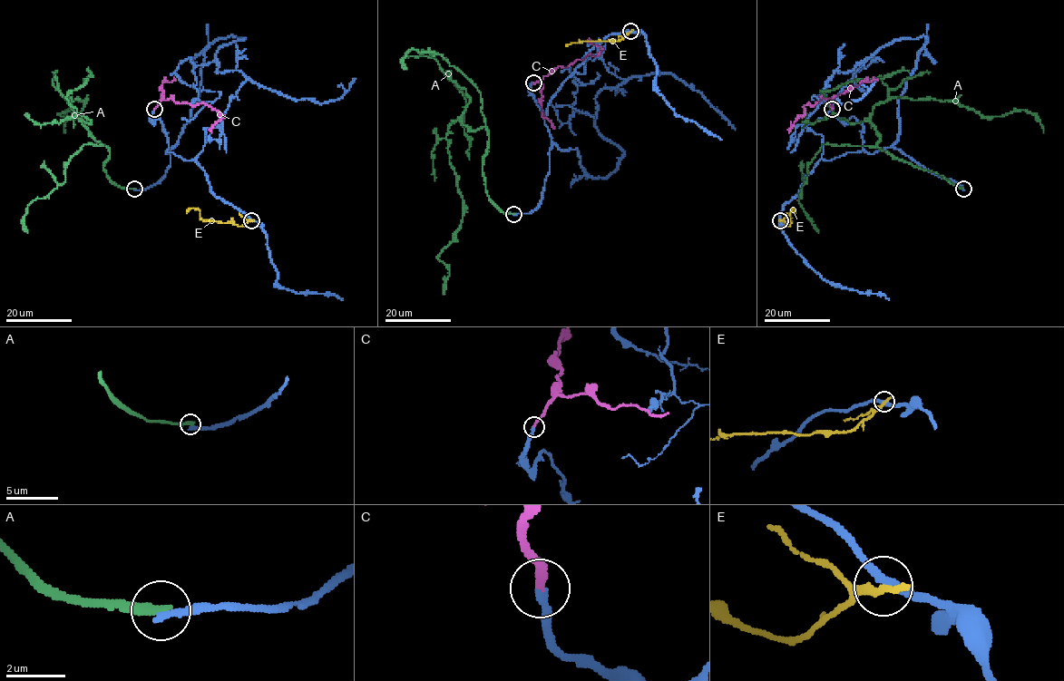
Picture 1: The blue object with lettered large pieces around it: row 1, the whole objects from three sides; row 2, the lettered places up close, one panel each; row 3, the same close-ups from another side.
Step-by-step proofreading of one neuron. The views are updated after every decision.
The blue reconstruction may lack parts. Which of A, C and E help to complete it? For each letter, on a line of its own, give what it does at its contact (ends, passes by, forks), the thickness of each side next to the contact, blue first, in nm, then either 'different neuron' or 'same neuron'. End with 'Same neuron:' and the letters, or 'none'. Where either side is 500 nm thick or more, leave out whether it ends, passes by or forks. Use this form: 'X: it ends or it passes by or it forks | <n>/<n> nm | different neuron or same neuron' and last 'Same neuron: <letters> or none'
A: it ends | 240/260 nm | different neuron
C: it ends | 240/240 nm | same neuron
E: it ends | 280/320 nm | different neuron
Same neuron: C

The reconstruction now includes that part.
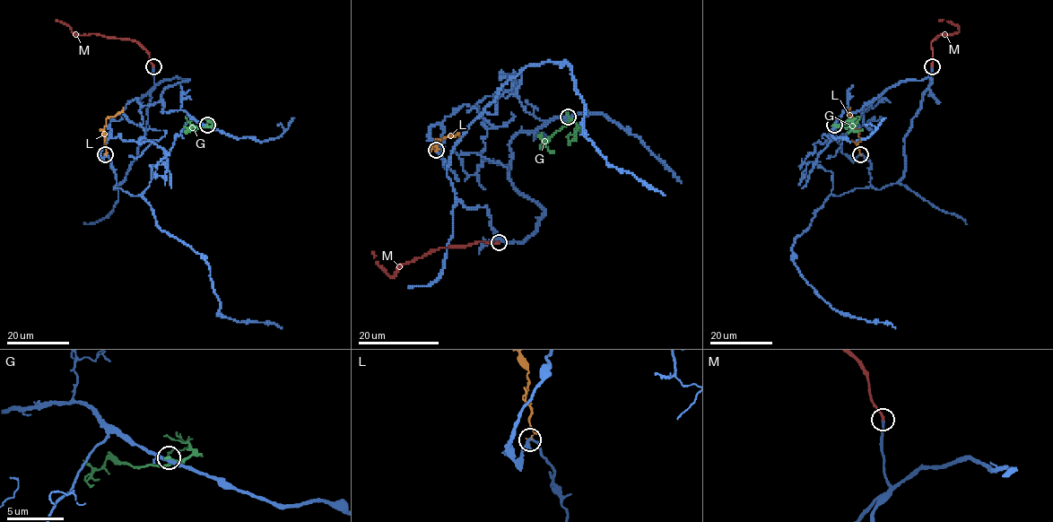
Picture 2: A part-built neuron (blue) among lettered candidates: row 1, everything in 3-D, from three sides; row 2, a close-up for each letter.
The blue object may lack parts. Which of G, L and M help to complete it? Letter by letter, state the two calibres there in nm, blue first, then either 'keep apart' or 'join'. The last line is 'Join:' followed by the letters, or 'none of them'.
G: calibres 240 and 320 nm; keep apart
L: calibres 200 and 170 nm; keep apart
M: calibres 200 and 220 nm; join
Join: M

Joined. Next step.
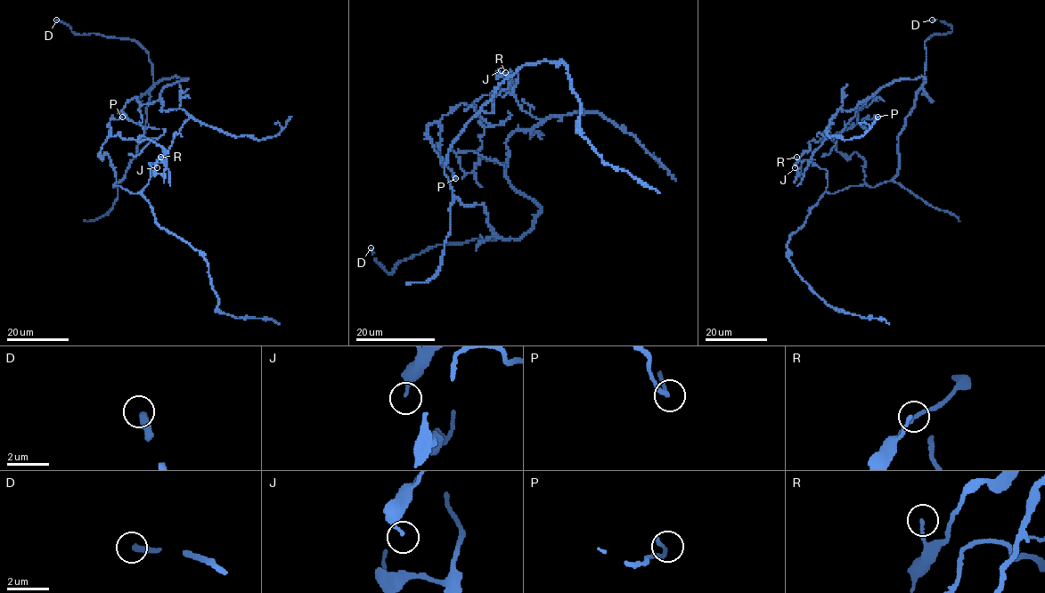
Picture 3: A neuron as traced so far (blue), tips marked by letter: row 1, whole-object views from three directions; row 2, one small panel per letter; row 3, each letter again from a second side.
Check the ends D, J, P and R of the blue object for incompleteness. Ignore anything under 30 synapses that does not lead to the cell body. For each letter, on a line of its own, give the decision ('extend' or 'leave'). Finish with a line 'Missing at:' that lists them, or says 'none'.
D: leave
J: leave
P: leave
R: leave
Missing at: none

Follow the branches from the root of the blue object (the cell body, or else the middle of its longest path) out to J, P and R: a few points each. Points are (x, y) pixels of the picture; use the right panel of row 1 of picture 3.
J: (858, 154), (845, 158), (836, 150), (834, 137), (826, 135), (808, 142), (811, 147), (795, 167)
P: (858, 154), (854, 152), (845, 158), (836, 150), (834, 138), (865, 118), (877, 117)
R: (858, 154), (845, 158), (836, 150), (834, 137), (826, 135), (810, 141), (811, 147), (798, 160), (796, 157)

